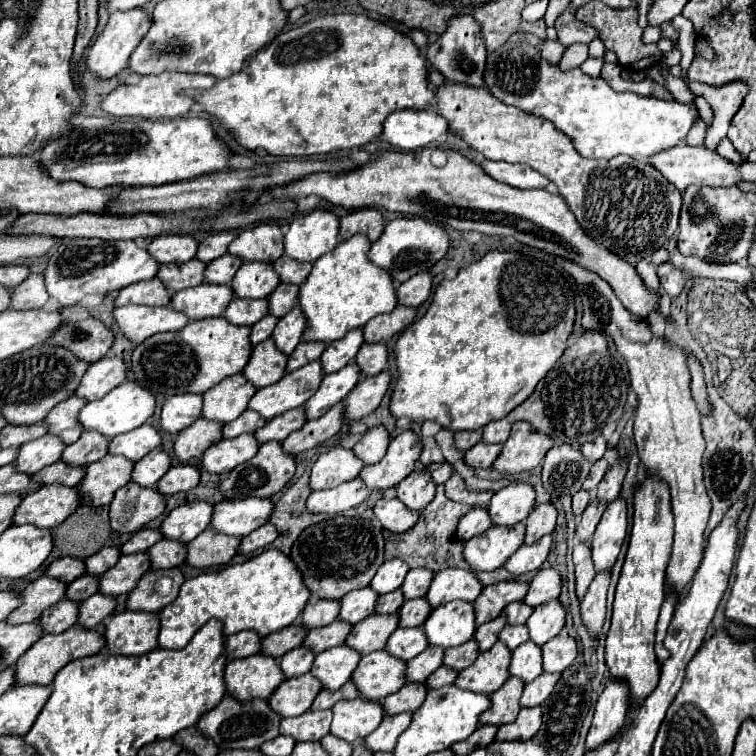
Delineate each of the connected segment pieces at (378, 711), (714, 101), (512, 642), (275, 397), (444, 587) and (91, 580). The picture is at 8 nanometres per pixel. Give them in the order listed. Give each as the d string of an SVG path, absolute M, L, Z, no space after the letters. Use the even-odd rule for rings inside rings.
M363 699L339 701L333 705L331 711L331 733L349 743L363 741L371 731L379 727L385 715L381 703L371 703Z
M691 80L688 87L694 94L703 95L715 113L713 125L705 137L705 147L715 149L717 143L727 135L731 117L737 113L739 105L743 103L747 87L739 81L735 81L731 85L723 85L723 87L707 87L703 83Z
M507 625L501 633L499 633L499 641L507 645L509 651L515 651L521 643L525 643L529 639L527 627L525 625Z
M319 361L303 365L301 369L283 375L277 383L257 389L247 409L257 411L265 421L269 421L289 409L301 407L307 401L307 397L311 397L317 391L321 377L323 371Z
M445 569L433 577L425 599L429 601L431 609L445 605L449 601L457 601L457 599L471 603L477 599L481 589L483 585L477 581L477 577L471 571Z
M81 575L73 583L67 585L65 599L75 601L75 603L81 603L87 597L91 597L93 593L97 593L97 583L99 583L97 577L93 577L93 575Z

